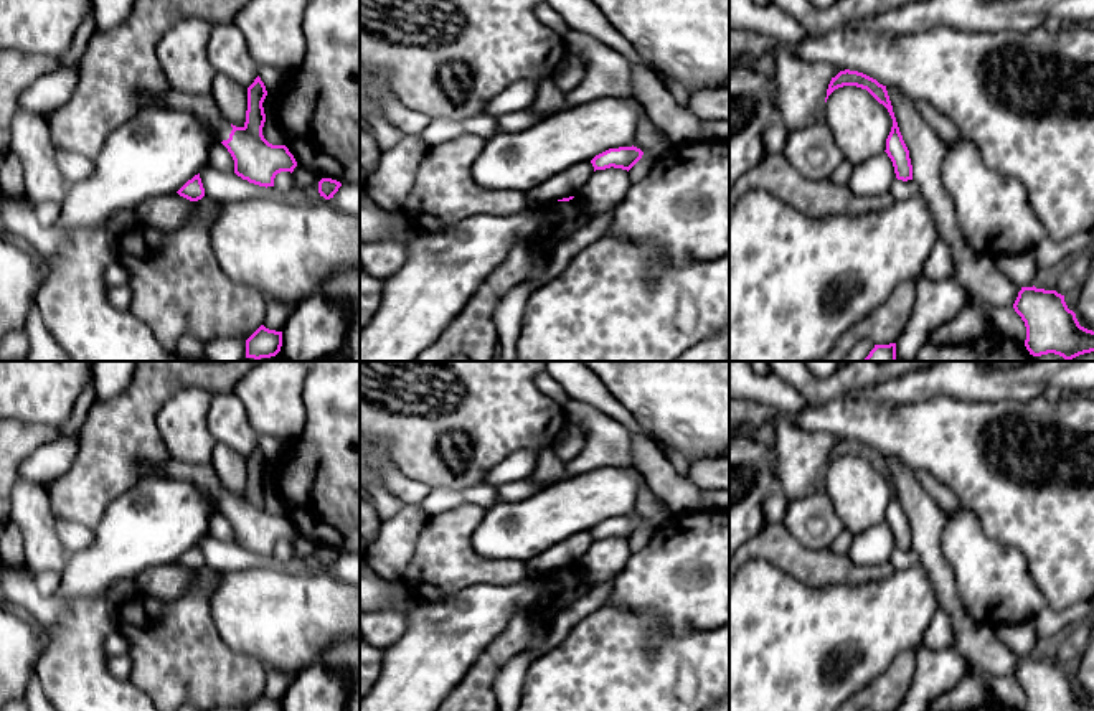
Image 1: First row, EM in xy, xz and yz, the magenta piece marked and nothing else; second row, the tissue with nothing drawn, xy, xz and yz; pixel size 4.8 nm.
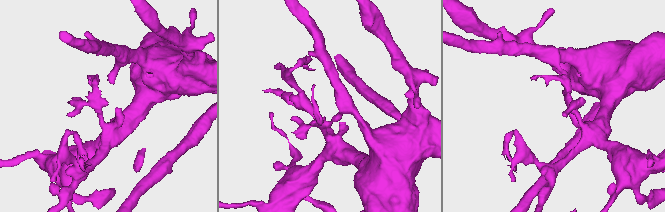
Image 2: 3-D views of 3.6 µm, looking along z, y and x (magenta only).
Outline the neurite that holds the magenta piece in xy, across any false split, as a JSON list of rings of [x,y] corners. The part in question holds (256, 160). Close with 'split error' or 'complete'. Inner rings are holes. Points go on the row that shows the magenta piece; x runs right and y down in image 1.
[[[257,76],[248,87],[248,111],[243,127],[233,125],[223,115],[211,94],[196,96],[172,89],[167,94],[167,107],[190,111],[213,127],[234,160],[234,173],[249,183],[267,188],[274,186],[277,173],[292,173],[297,162],[285,145],[272,145],[262,135],[266,96],[266,86]]] | split error

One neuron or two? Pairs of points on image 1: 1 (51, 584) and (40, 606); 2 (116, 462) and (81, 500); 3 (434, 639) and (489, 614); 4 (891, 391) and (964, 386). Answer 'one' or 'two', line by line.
1: two
2: one
3: one
4: one

